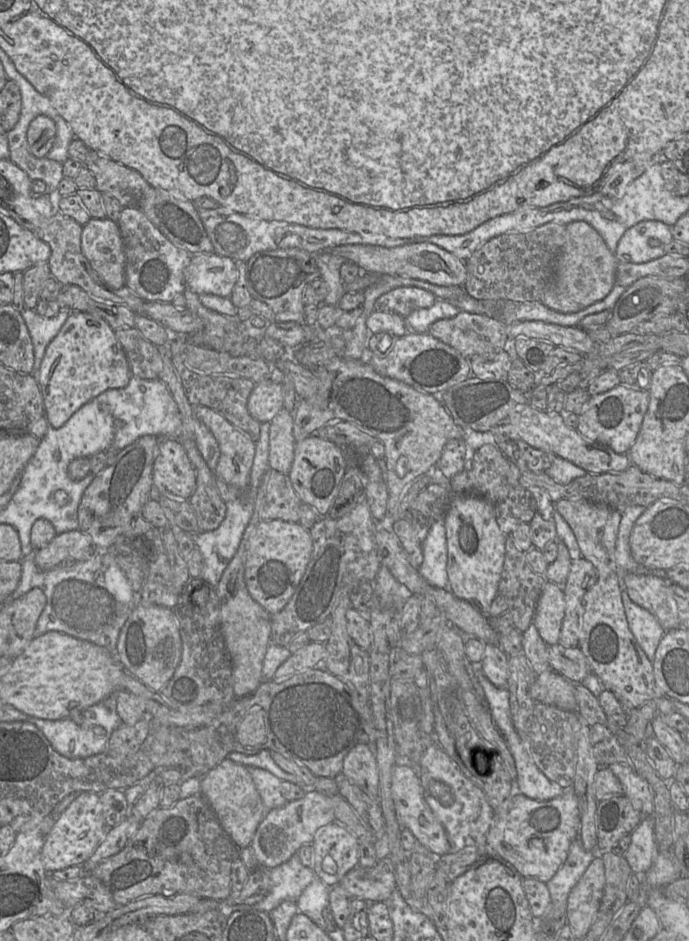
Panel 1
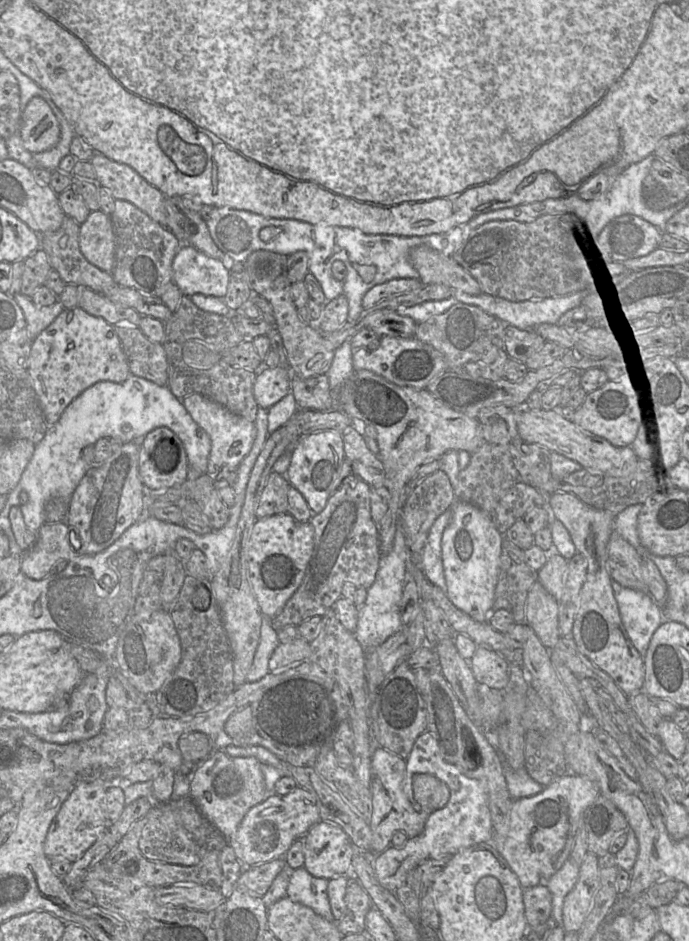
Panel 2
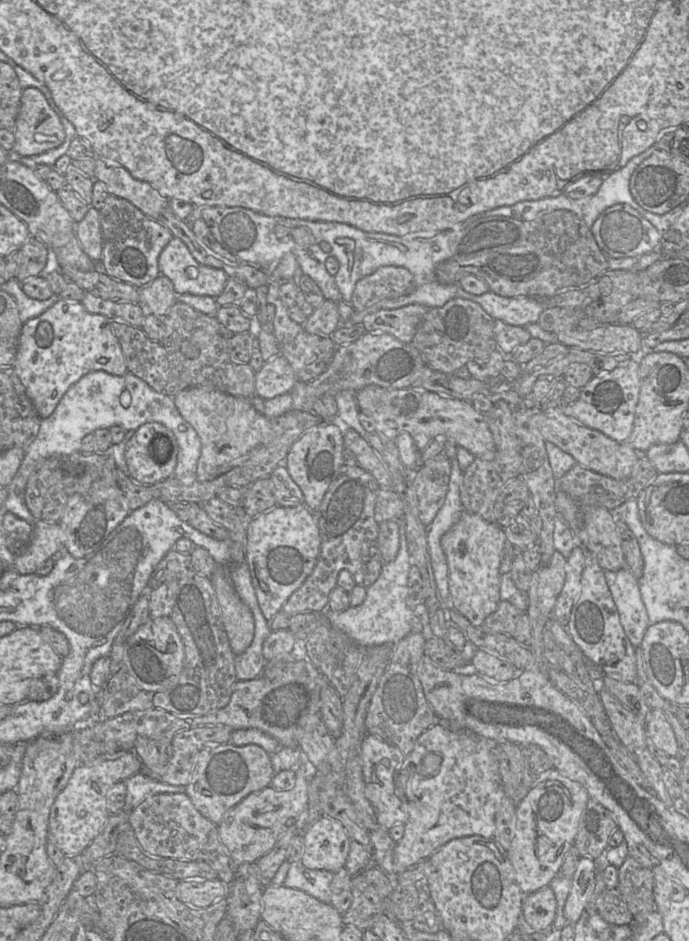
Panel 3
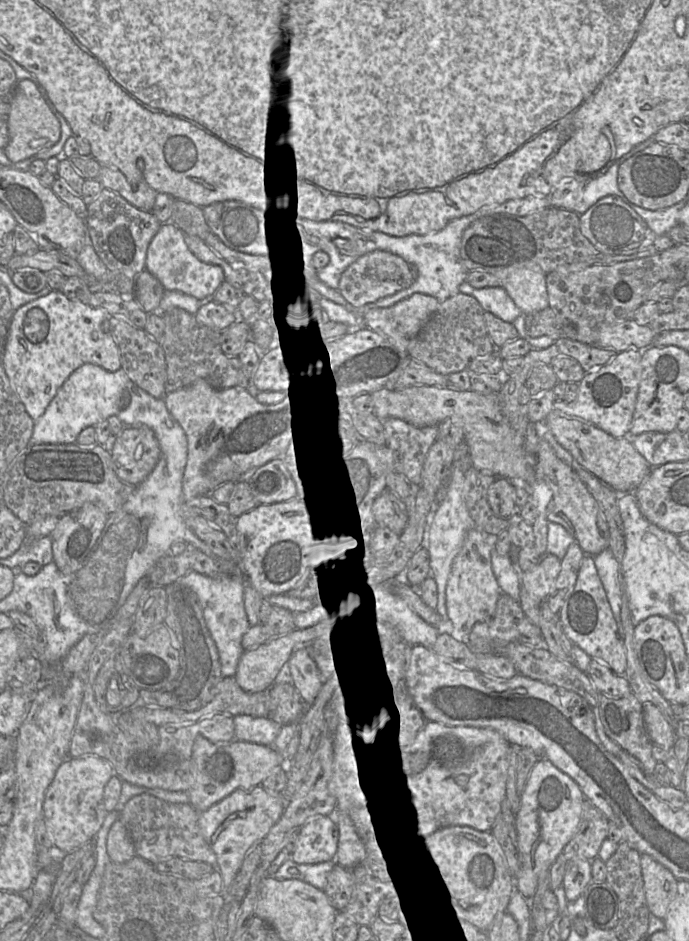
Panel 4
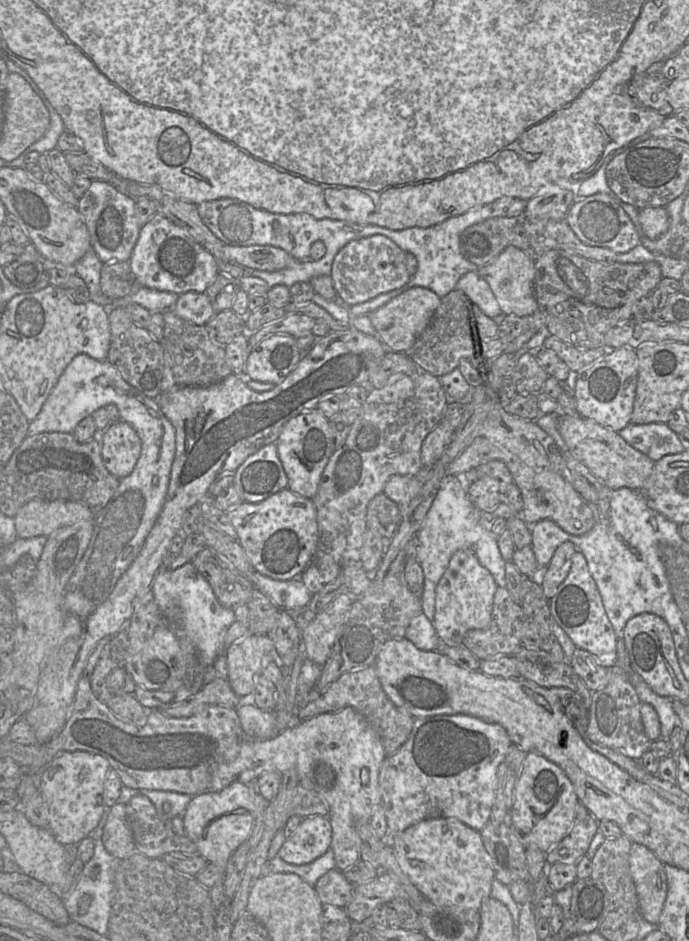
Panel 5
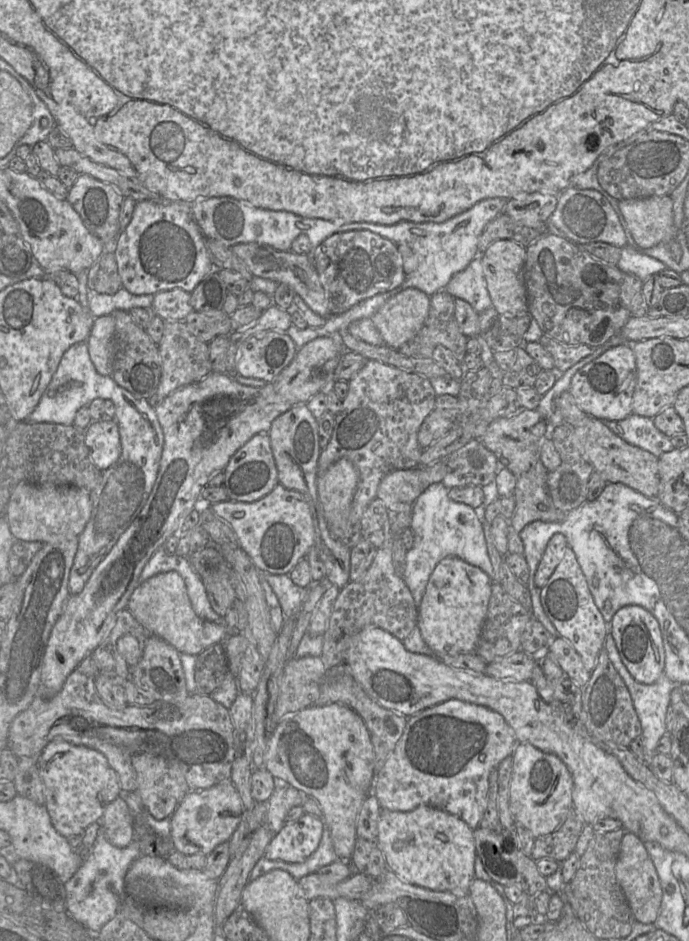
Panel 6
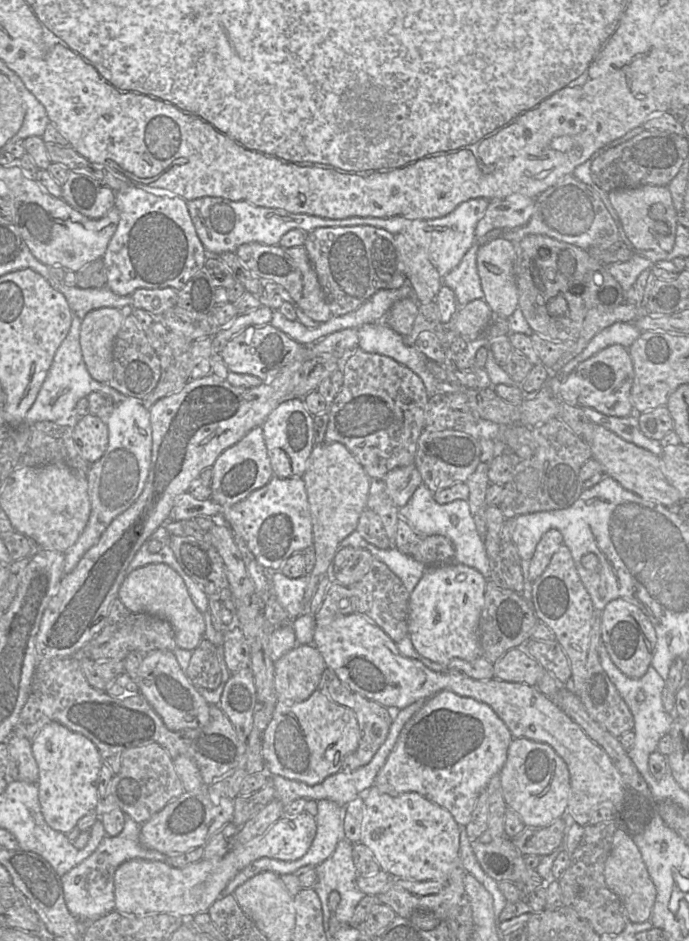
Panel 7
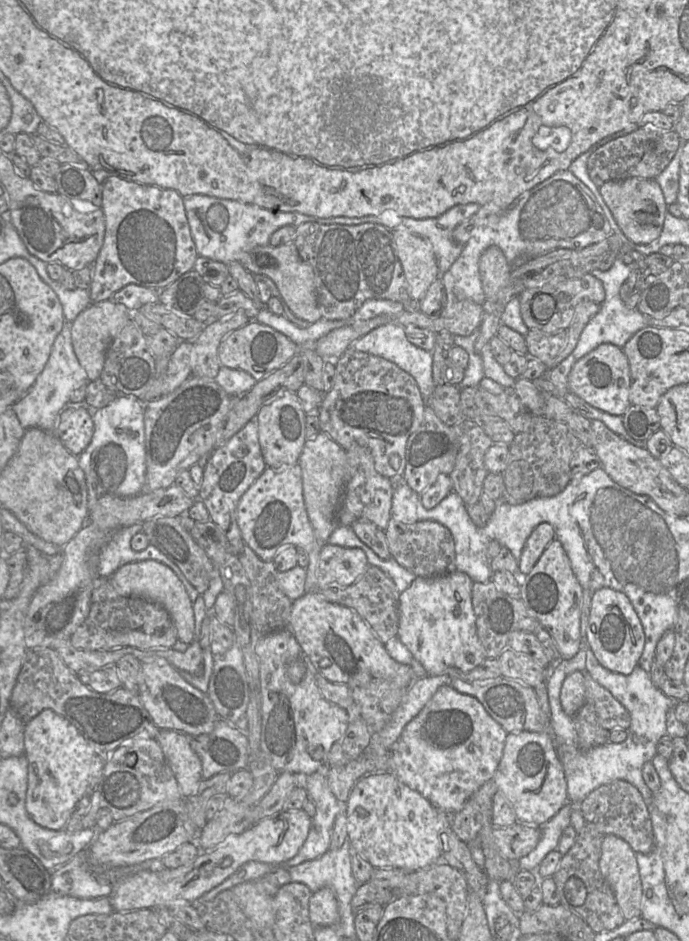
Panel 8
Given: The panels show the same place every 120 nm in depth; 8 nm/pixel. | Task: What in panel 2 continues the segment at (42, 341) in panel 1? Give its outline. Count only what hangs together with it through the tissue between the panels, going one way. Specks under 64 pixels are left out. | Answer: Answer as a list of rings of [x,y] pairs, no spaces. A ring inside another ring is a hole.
[[[21,292],[13,297],[23,311],[28,336],[32,341],[65,309],[60,300],[49,306],[40,306]]]

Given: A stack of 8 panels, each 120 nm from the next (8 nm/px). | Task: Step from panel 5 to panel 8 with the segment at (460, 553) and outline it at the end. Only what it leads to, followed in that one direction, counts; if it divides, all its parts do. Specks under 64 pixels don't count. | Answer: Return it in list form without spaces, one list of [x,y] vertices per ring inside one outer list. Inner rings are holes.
[[[456,570],[438,577],[417,577],[406,590],[400,593],[397,638],[424,667],[427,676],[446,675],[458,678],[459,673],[455,673],[453,670],[470,671],[487,658],[477,635],[476,617],[472,604],[473,584],[474,581],[470,576]]]

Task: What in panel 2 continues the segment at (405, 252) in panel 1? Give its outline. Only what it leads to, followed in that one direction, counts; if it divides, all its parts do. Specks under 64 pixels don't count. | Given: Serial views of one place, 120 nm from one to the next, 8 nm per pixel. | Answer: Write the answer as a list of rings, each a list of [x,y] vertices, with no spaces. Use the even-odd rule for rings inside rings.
[[[428,246],[414,247],[409,253],[423,285],[443,284],[470,295],[482,293],[480,284],[452,256],[444,256]]]

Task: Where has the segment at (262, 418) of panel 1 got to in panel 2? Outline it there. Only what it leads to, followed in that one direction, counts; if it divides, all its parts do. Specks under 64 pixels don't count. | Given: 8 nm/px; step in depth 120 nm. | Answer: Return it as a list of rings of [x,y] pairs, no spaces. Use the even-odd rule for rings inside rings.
[[[266,368],[256,375],[253,387],[255,401],[260,408],[269,409],[290,393],[292,373],[289,368]]]

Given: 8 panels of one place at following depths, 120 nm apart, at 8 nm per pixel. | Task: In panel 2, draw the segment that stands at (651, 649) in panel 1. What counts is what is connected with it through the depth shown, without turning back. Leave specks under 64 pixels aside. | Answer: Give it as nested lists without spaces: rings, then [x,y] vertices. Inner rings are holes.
[[[613,579],[611,585],[627,634],[644,657],[654,632],[667,620],[650,595],[624,587]]]

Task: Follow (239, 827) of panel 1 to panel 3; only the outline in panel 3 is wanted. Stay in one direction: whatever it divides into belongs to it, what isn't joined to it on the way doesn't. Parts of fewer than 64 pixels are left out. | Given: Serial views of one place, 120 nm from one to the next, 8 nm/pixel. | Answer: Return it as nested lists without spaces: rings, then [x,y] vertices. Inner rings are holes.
[[[221,744],[204,748],[196,755],[185,792],[194,807],[218,826],[224,815],[245,797],[270,786],[274,774],[270,754],[260,746]]]

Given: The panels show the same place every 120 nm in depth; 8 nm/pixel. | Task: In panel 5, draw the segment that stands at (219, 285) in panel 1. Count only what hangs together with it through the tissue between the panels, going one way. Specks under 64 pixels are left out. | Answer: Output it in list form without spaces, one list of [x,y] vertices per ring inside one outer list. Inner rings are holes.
[[[159,213],[141,227],[128,263],[140,286],[178,295],[186,292],[205,293],[219,273],[216,258],[189,233]]]

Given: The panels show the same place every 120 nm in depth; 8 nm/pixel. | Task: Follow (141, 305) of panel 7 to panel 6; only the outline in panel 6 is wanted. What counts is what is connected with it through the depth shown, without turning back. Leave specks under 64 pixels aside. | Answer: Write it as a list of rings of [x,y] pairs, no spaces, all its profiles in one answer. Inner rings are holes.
[[[175,288],[153,295],[150,311],[164,321],[184,321],[194,310],[190,305],[190,293]]]

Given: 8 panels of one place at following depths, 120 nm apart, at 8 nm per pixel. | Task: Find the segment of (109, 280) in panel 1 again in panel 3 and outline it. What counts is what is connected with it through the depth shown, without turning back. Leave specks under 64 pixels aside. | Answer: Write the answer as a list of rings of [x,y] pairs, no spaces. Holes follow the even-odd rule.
[[[89,207],[85,217],[75,226],[75,235],[83,251],[95,262],[102,256],[102,235],[98,209]]]

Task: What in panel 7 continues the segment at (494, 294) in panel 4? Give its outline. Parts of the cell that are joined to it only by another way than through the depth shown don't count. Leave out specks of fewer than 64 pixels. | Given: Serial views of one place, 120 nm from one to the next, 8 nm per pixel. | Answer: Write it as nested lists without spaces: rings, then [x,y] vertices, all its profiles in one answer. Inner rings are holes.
[[[475,242],[459,265],[443,277],[443,284],[454,292],[459,306],[464,306],[472,300],[485,299],[477,269],[479,248],[479,243]]]

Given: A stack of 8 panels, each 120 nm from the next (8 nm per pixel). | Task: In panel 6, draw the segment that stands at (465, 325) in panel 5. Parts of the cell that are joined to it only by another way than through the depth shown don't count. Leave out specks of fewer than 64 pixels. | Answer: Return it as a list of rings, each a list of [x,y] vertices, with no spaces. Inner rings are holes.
[[[441,290],[430,298],[428,316],[420,331],[398,351],[414,358],[432,359],[436,346],[450,349],[462,362],[469,339],[460,329],[455,315],[455,297]]]

